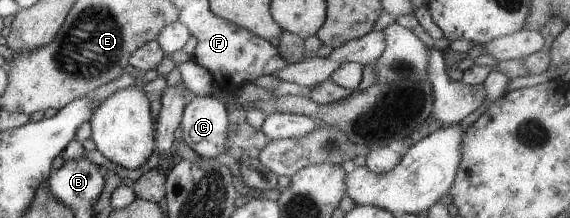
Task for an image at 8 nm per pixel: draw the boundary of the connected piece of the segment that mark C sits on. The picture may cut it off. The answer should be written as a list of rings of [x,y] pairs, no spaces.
[[[194,95],[183,109],[178,136],[197,154],[199,159],[215,159],[217,154],[225,152],[225,136],[227,136],[227,110],[217,98],[210,95]]]

